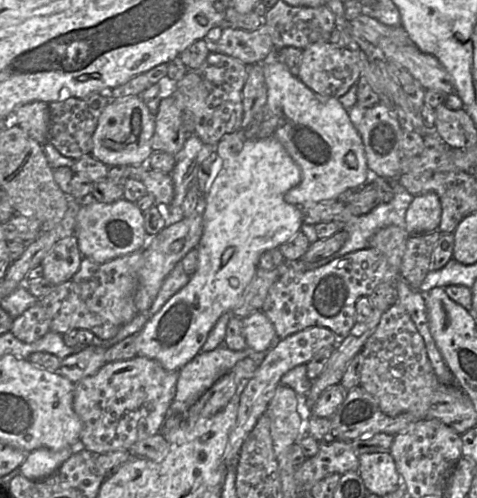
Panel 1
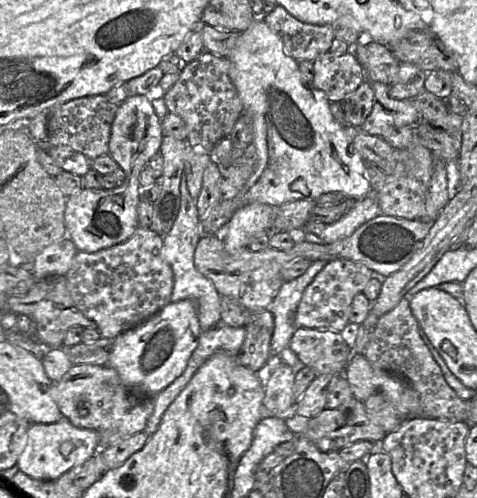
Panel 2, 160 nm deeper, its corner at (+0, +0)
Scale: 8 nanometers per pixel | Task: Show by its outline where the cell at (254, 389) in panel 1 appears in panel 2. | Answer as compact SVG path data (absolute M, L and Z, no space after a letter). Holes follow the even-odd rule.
M297 328L288 346L317 375L343 375L353 355L340 332L313 328Z

